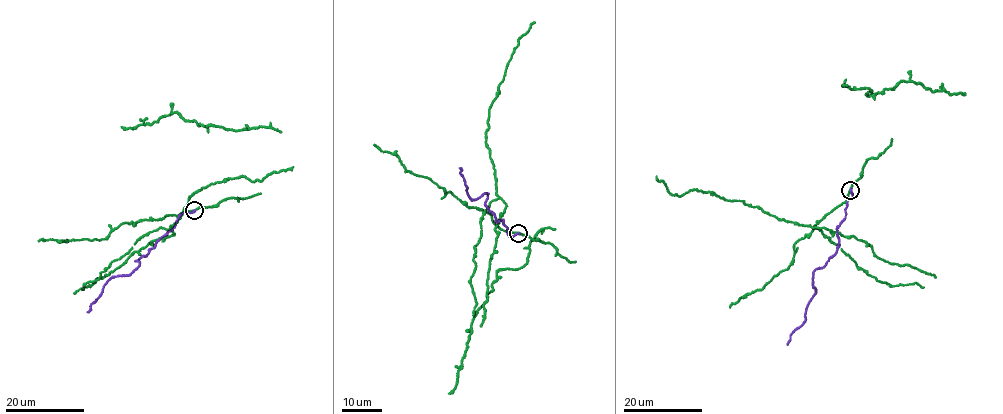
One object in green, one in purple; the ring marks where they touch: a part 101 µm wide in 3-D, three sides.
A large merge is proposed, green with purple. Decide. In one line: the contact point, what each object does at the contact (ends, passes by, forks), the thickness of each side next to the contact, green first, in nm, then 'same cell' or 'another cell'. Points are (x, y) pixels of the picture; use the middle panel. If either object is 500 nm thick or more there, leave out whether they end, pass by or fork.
(518, 233) | green passes by | purple ends | 200/340 nm | another cell

